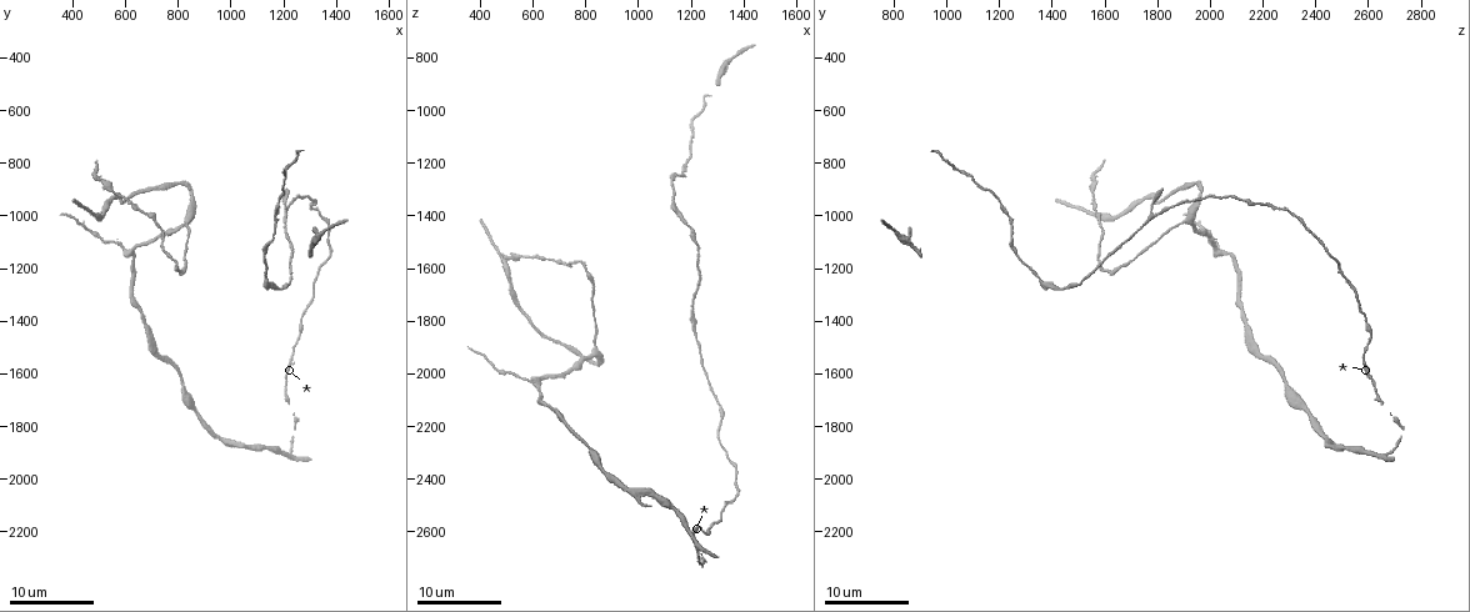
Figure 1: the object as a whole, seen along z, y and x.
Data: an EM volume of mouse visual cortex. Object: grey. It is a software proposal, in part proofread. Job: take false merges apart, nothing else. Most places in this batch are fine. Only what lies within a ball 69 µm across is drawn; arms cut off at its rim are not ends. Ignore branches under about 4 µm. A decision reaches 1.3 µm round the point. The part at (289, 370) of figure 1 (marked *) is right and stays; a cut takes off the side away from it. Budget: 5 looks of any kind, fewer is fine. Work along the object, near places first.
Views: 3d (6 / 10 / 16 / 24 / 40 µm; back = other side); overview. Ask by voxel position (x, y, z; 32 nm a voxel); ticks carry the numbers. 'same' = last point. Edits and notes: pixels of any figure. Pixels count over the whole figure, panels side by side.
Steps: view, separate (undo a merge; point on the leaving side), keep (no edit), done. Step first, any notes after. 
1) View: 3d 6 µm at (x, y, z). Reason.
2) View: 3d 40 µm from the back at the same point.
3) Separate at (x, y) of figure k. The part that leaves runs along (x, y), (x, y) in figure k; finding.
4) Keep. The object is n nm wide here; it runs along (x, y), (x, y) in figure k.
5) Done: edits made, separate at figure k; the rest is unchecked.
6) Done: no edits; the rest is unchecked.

View: 3d 16 µm at (610, 1140, 2020). Arms part here.

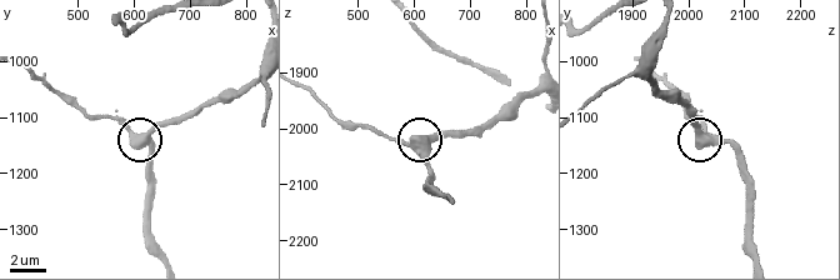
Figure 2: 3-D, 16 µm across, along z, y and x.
View: 3d 10 µm at (620, 1135, 2020).

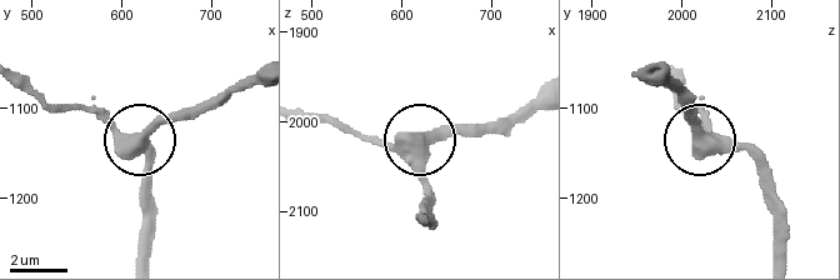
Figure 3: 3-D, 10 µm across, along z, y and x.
Keep. The object is 440 nm wide here; all the same neuron.

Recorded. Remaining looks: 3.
View: 3d 24 µm at (790, 1200, 1600). Thick turns thin.

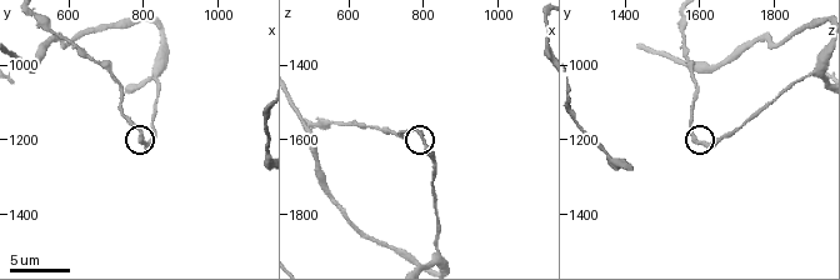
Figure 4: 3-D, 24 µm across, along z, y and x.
View: 3d 6 µm at (800, 1210, 1600). Closer look.

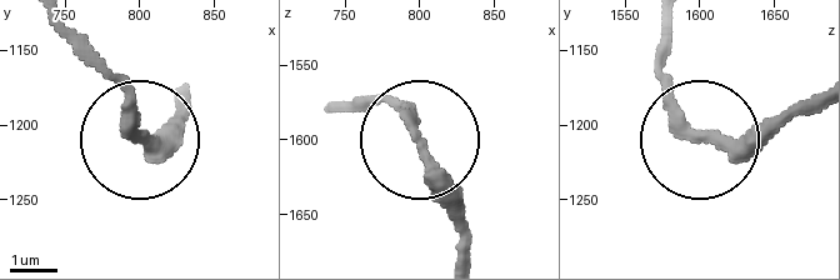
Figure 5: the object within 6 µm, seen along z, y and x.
View: 3d 6 µm from the back at (796, 1202, 1594).

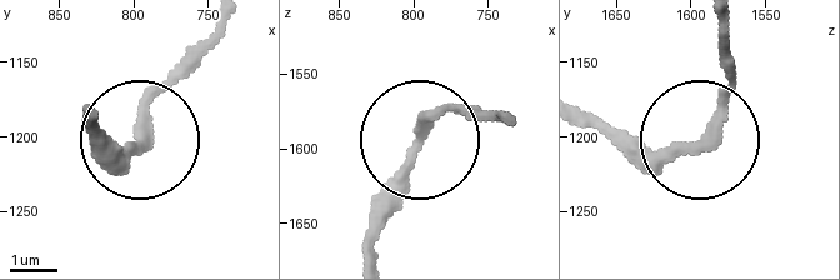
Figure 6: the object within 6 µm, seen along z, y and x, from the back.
Keep. It runs along (586, 111), (646, 144), (694, 148), (729, 48) in figure 6; continuous, no second neuron.

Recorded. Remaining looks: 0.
Done: no edits; the rest is unchecked.

